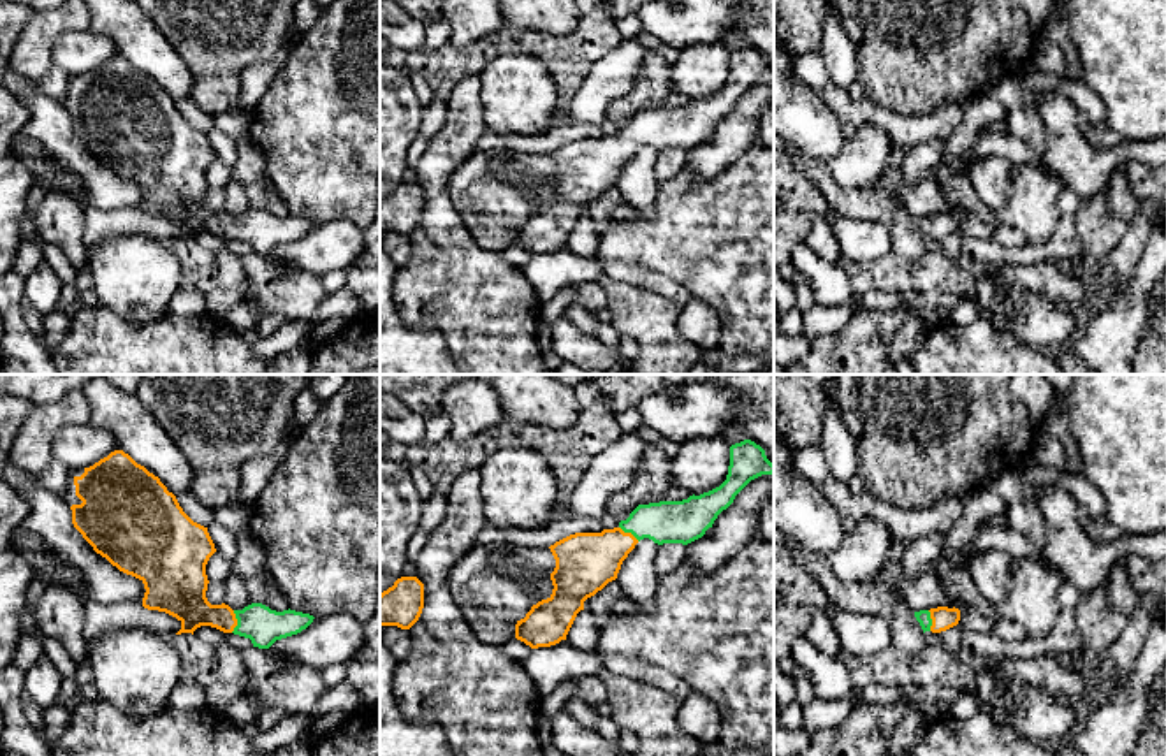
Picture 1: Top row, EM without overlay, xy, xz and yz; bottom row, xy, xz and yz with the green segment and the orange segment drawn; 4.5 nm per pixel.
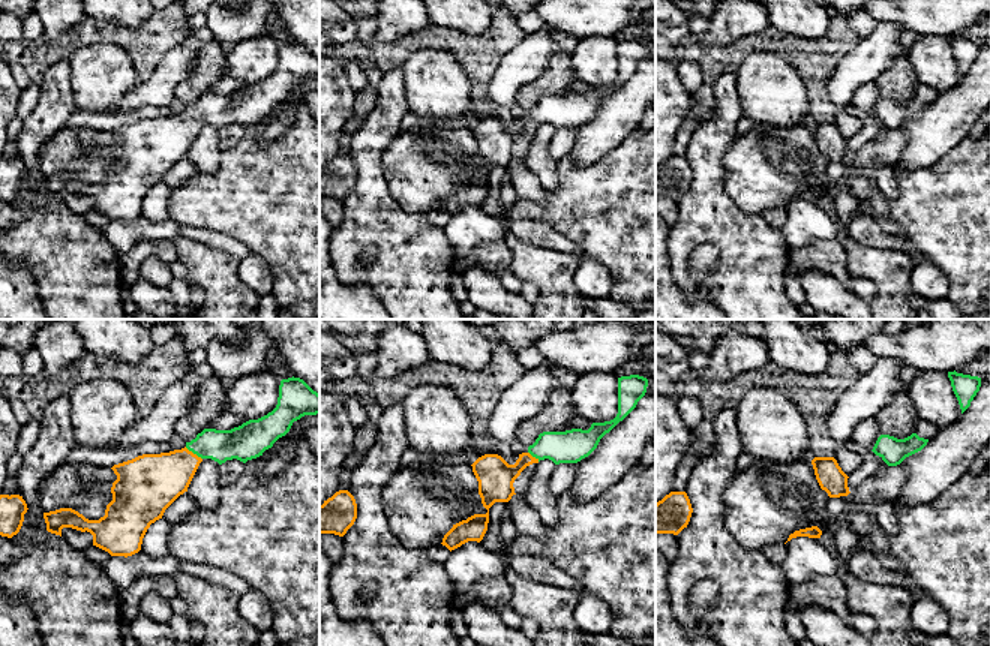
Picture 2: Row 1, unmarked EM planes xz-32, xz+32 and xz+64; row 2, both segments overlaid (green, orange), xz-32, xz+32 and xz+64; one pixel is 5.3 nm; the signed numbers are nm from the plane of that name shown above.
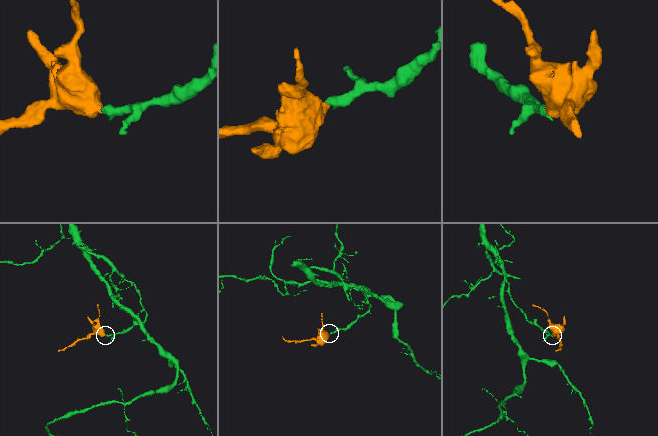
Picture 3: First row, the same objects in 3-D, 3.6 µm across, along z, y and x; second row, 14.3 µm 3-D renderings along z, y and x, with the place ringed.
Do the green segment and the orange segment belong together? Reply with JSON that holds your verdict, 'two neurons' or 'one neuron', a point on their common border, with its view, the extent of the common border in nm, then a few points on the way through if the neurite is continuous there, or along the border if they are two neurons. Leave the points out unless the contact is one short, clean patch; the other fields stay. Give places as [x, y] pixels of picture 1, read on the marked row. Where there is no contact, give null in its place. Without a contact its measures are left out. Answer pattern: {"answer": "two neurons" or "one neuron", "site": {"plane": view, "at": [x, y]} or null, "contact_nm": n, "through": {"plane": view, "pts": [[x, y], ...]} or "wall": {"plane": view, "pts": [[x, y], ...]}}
{"answer": "one neuron", "site": {"plane": "xy", "at": [238, 621]}, "contact_nm": 110, "through": {"plane": "xy", "pts": [[259, 623], [238, 621], [197, 612], [187, 602]]}}

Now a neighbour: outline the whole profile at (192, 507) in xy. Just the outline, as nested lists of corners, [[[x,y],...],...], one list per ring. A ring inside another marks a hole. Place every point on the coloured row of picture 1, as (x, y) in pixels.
[[[193,494],[176,496],[183,512],[197,524],[208,527],[213,522],[213,510],[204,506]]]

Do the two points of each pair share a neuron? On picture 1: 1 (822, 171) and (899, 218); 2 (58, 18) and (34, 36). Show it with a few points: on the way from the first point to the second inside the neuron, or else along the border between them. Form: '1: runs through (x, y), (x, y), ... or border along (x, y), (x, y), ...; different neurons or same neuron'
1: runs through (836, 192), (848, 203), (878, 206); same neuron
2: runs through (53, 21), (39, 34); same neuron

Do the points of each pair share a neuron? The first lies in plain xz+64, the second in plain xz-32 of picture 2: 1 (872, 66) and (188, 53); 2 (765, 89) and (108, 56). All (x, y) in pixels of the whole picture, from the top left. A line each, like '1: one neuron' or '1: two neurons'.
1: one neuron
2: one neuron

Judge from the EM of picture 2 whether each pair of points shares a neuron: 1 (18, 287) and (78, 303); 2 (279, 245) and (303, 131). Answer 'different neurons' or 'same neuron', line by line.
1: different neurons
2: same neuron

